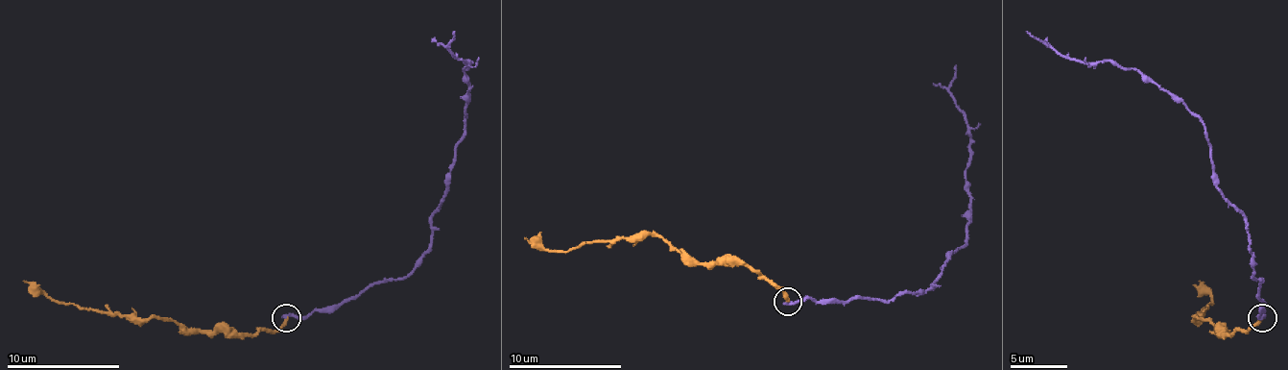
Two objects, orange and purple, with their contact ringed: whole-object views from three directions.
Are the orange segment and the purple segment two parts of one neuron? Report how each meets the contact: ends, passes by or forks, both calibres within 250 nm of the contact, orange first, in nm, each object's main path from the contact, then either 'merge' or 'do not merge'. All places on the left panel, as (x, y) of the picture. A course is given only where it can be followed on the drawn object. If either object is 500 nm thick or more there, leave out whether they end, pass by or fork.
orange ends | purple ends | 240/200 nm | orange via (285, 317), (274, 331), (189, 331), (172, 320), (87, 311), (56, 303), (34, 291), (22, 280) | purple via (285, 317), (333, 311), (375, 283), (401, 280), (429, 246), (469, 90), (469, 61), (449, 50), (455, 31) | do not merge

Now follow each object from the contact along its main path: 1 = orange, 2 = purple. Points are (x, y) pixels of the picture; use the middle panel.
1: (787, 301), (775, 286), (741, 263), (690, 263), (656, 235), (588, 241), (558, 253), (535, 247), (523, 238)
2: (787, 304), (809, 298), (877, 301), (931, 289), (965, 244), (970, 147), (965, 113), (951, 93), (957, 65)

